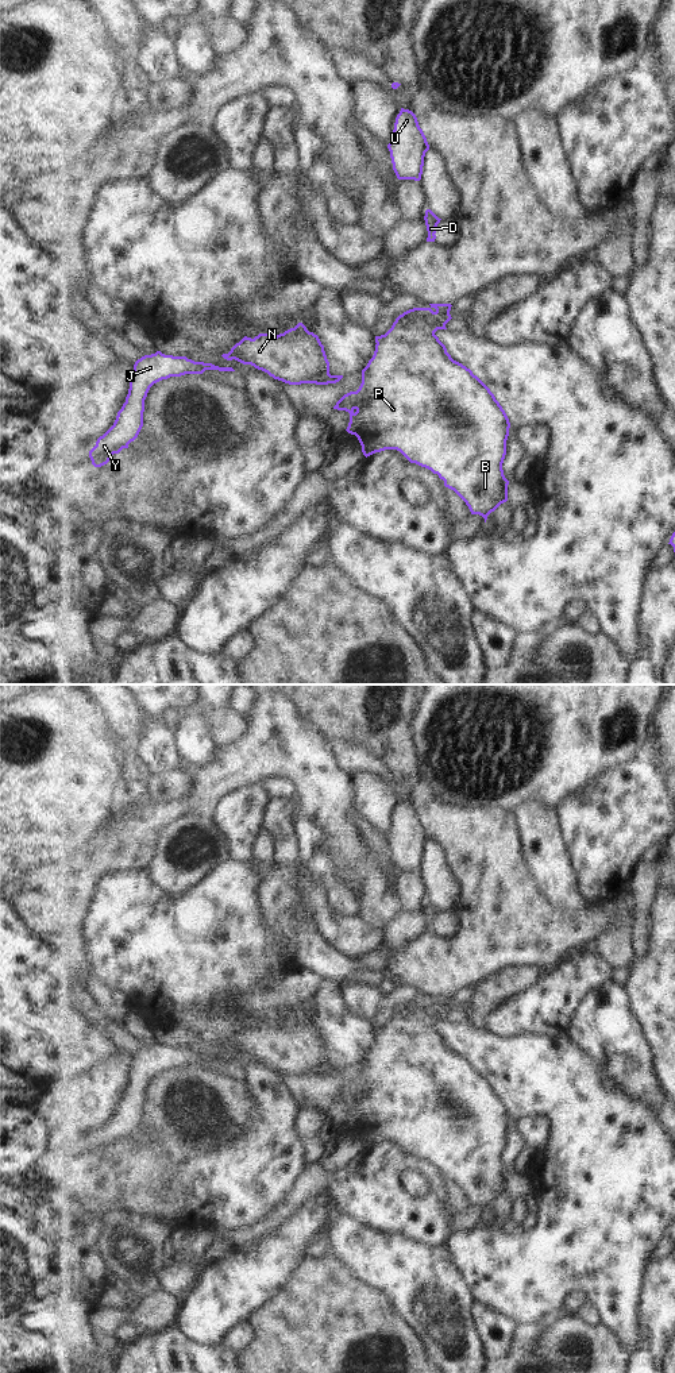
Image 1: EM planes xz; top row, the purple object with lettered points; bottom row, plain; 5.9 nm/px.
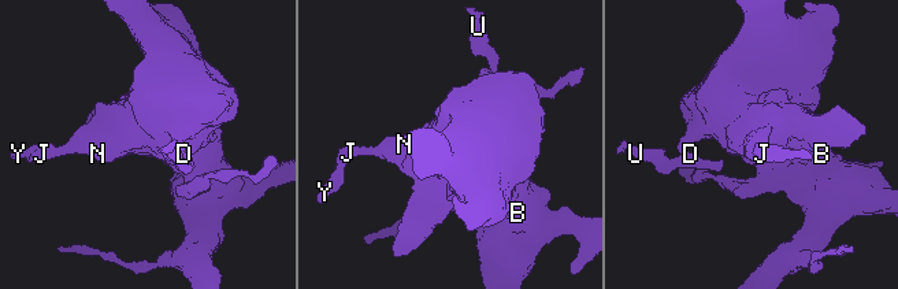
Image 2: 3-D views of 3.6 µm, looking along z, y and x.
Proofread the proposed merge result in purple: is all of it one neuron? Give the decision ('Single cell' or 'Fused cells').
Fused cells.

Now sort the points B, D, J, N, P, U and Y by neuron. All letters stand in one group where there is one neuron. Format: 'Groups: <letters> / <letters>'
Groups: B J N P Y / D U.

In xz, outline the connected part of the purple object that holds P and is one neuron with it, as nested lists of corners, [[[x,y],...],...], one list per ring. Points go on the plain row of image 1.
[[[429,996],[404,1003],[385,1026],[375,1027],[375,1042],[362,1061],[359,1080],[344,1085],[333,1100],[350,1104],[346,1122],[358,1129],[366,1149],[385,1141],[400,1142],[410,1154],[437,1165],[444,1177],[466,1193],[471,1206],[482,1207],[486,1214],[487,1207],[508,1192],[509,1172],[504,1166],[502,1154],[510,1114],[490,1080],[470,1060],[454,1052],[435,1026],[437,1021],[447,1021],[452,996]]]

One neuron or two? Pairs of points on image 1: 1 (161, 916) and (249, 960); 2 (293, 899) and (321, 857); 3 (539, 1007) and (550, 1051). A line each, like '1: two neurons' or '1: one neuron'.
1: one neuron
2: two neurons
3: two neurons

